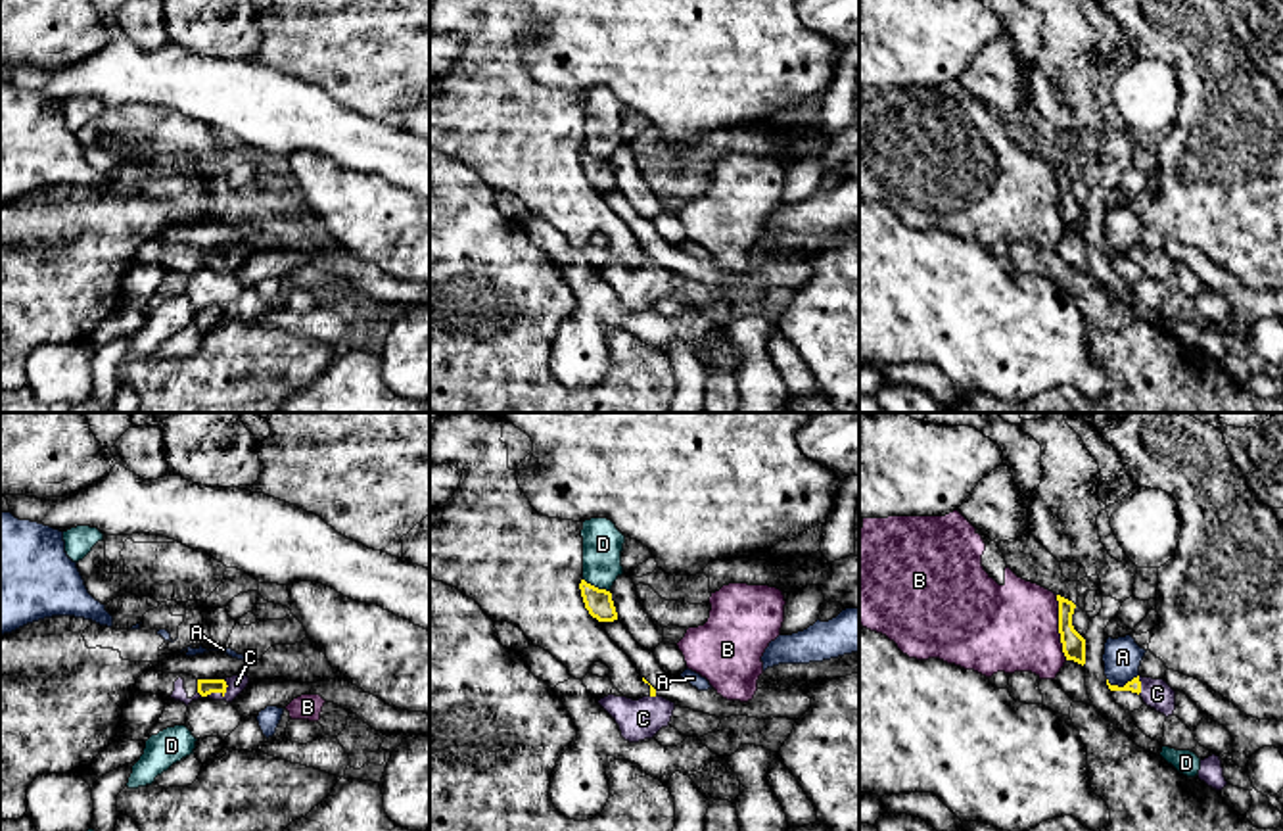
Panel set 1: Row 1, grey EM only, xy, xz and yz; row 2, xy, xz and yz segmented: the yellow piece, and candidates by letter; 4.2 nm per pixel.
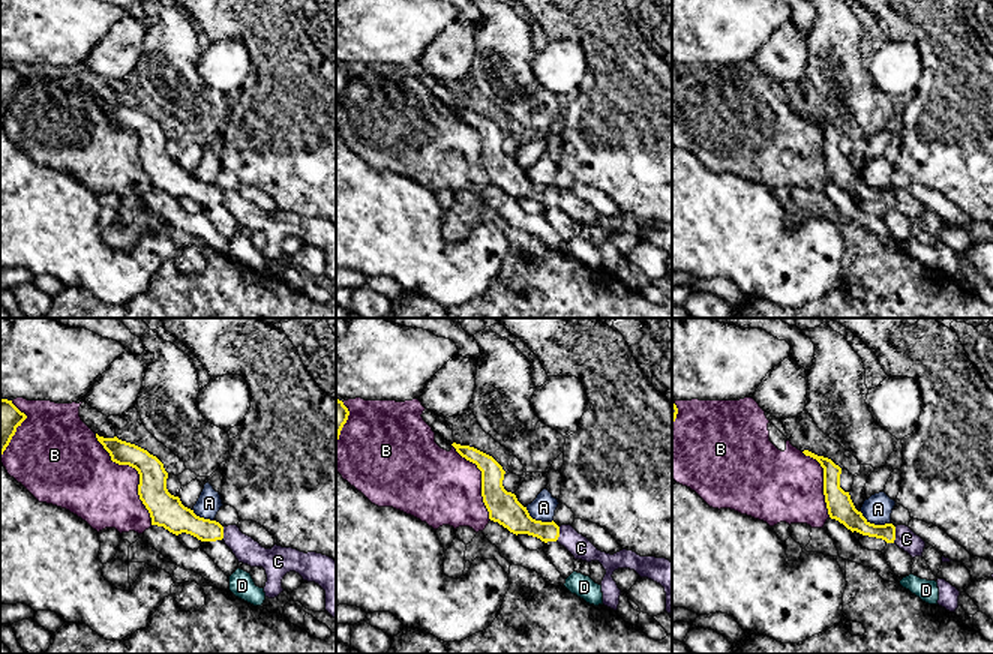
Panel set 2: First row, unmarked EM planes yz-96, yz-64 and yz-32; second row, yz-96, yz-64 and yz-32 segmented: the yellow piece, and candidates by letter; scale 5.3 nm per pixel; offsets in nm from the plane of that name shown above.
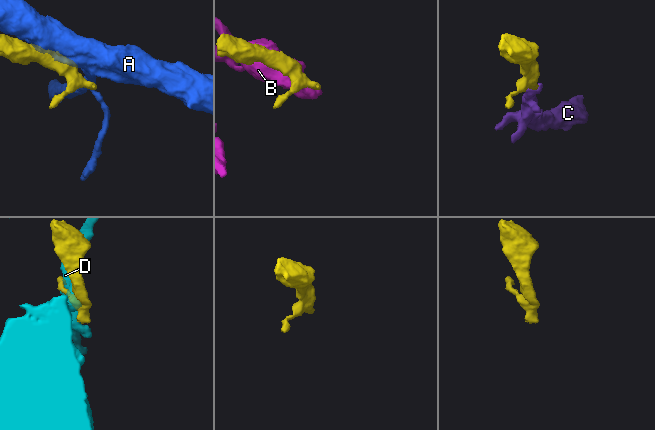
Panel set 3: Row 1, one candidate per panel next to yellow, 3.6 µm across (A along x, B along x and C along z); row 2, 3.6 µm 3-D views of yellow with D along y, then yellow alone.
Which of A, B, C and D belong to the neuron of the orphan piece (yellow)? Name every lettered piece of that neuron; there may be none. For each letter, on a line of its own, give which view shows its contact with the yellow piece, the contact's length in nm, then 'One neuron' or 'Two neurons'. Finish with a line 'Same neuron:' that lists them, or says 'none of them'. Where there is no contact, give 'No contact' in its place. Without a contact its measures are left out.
A: Touches yellow in yz. Shared border 140 nm. Two neurons
B: Touches yellow in yz. Shared border 280 nm. Two neurons
C: Touches yellow in xy. Shared border 110 nm. One neuron
D: Touches yellow in xz. Shared border 130 nm. Two neurons
Same neuron: C

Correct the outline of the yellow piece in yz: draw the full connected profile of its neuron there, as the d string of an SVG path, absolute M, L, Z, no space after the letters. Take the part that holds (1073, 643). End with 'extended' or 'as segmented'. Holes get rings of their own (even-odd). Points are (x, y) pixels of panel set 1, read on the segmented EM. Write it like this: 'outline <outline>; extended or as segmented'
outline M1061 595L1059 601L1059 633L1062 643L1062 653L1066 660L1074 660L1078 664L1085 664L1085 639L1074 629L1072 614L1076 605Z; as segmented

